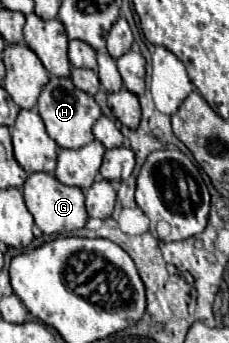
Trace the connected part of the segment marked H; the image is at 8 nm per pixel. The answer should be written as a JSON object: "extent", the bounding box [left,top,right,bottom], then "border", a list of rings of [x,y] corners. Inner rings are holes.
{"extent":[37,77,101,149],"border":[[[51,77],[49,83],[43,87],[39,103],[37,103],[37,113],[41,115],[49,137],[59,145],[67,149],[79,149],[87,143],[91,143],[93,137],[93,125],[101,117],[101,109],[95,103],[93,97],[87,93],[81,93],[75,89],[73,81],[69,77]]]}

